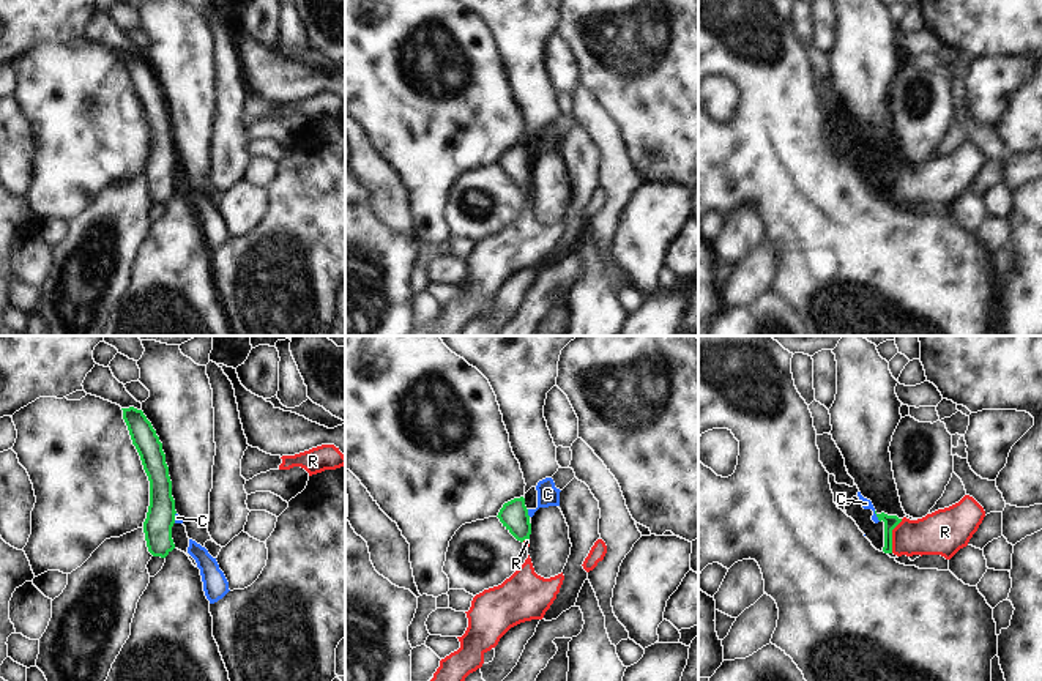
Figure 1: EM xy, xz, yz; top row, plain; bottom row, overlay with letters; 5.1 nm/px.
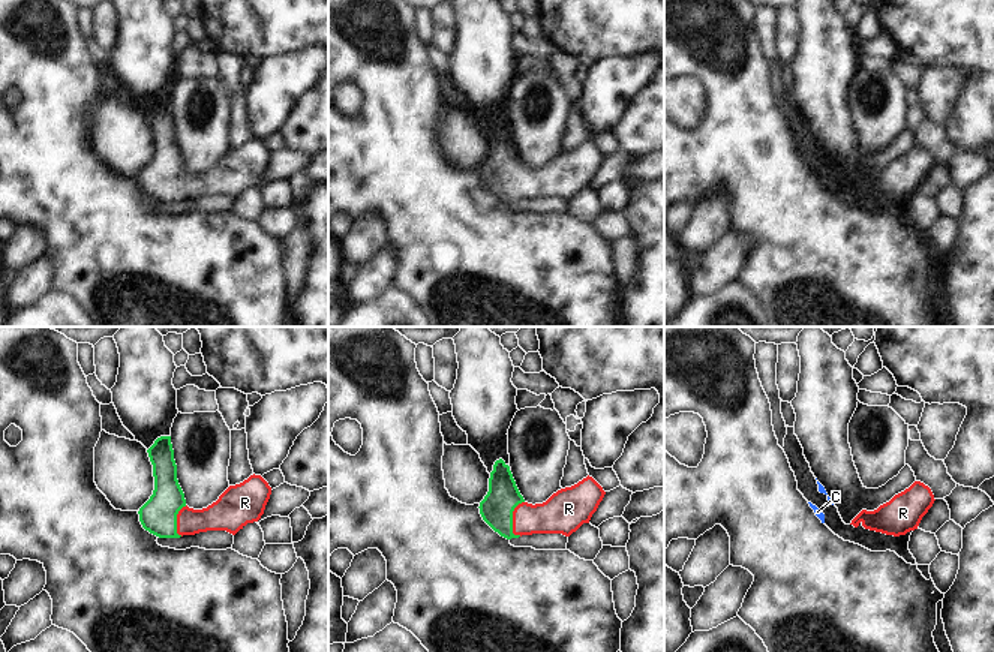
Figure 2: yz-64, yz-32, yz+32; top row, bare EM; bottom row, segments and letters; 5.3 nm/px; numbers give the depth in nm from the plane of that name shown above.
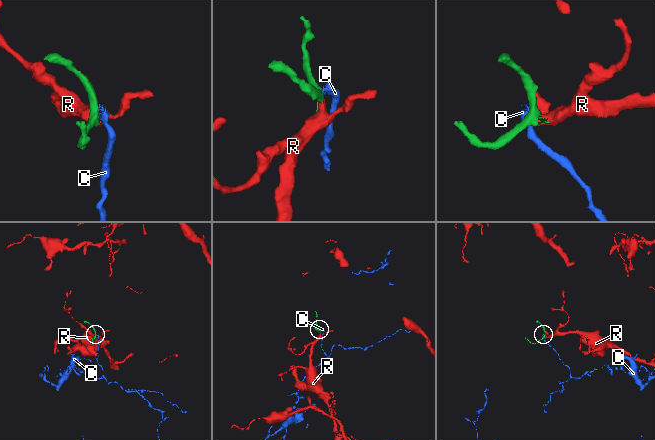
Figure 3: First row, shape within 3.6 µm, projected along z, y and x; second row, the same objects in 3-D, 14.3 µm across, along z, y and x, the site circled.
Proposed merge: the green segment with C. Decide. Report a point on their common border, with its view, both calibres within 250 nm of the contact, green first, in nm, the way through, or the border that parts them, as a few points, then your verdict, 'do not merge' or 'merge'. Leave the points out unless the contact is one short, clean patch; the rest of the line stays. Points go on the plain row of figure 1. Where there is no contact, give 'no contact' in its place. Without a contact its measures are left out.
yz (877, 163) | 70/50 nm | along yz (874, 158), (880, 167) | do not merge

